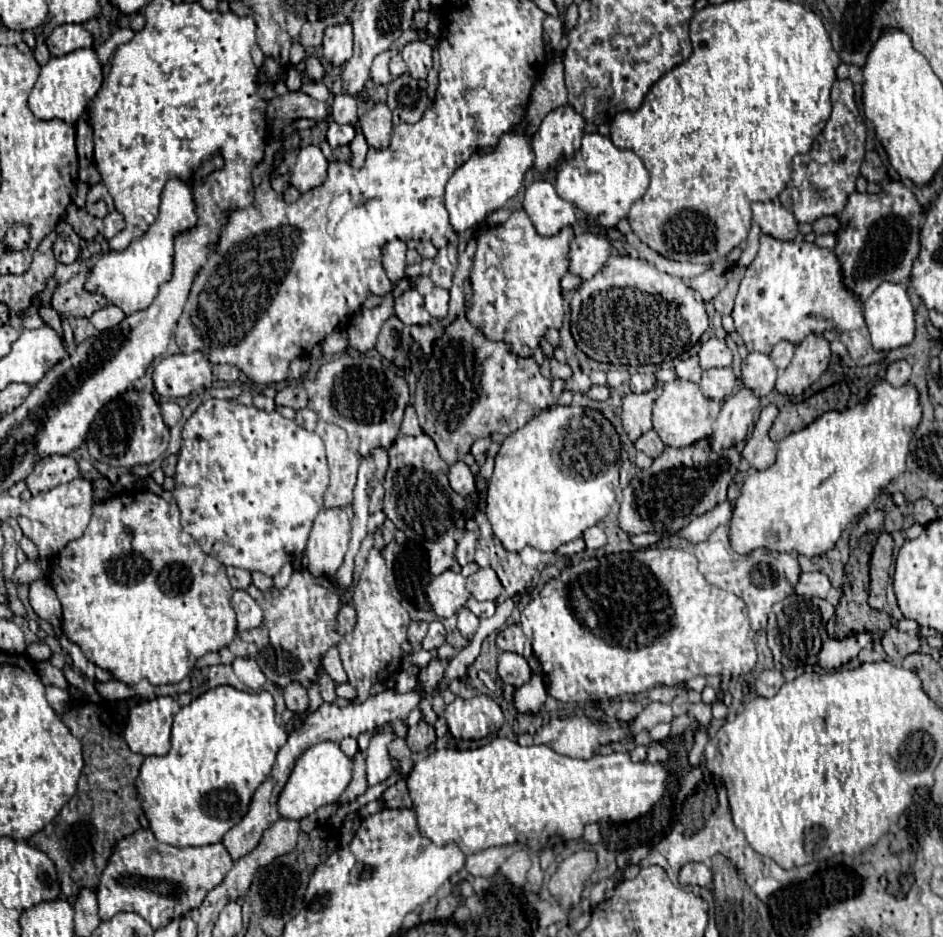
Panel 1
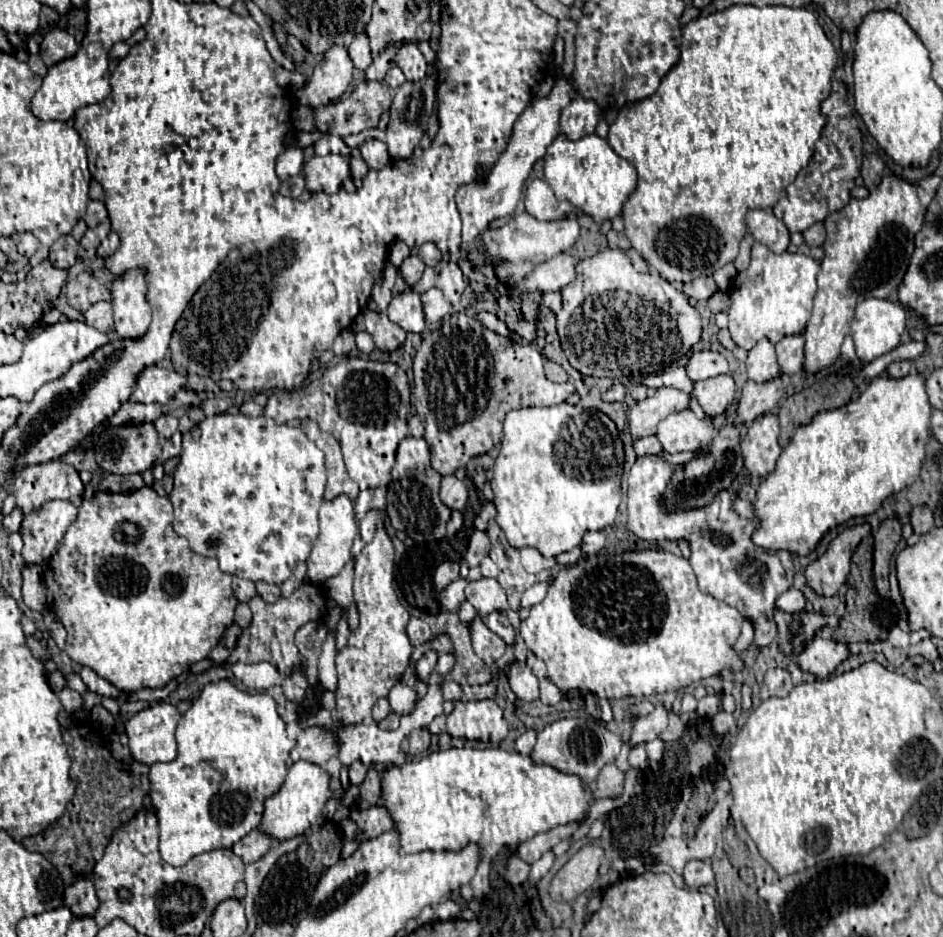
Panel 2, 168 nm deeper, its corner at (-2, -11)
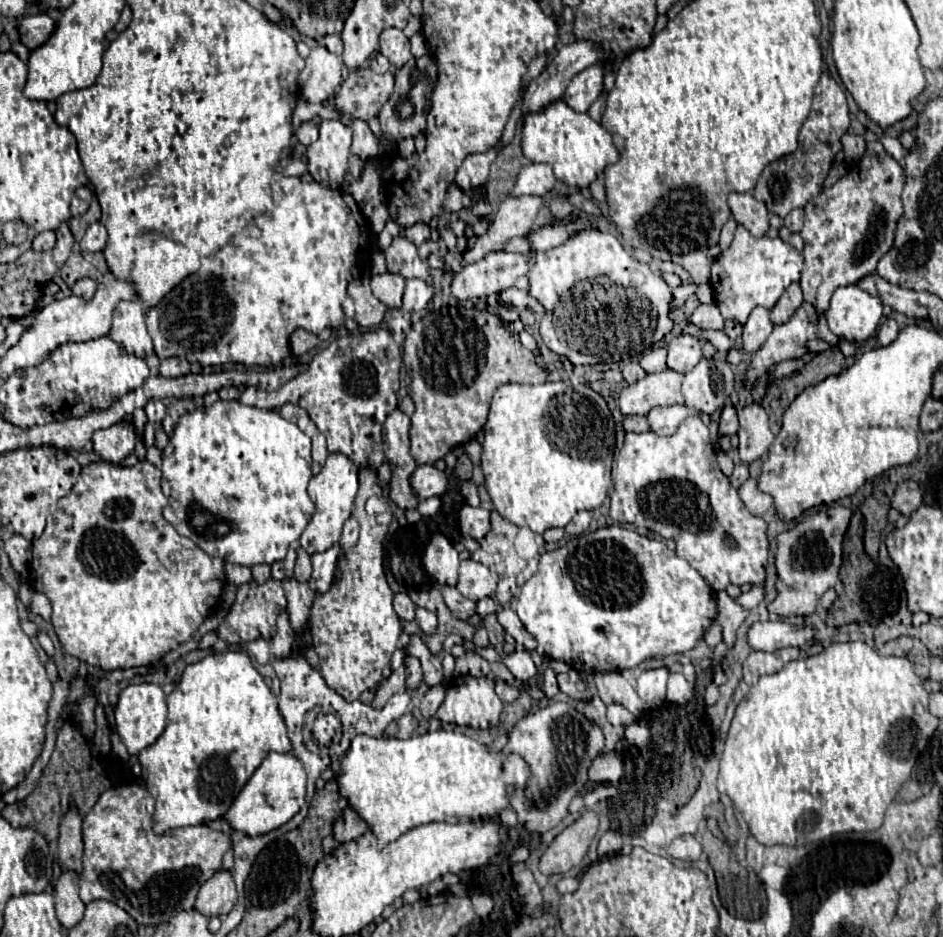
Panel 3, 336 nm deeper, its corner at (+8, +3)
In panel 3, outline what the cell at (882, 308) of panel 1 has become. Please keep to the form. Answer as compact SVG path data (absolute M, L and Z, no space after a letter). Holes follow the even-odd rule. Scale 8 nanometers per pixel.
M857 285L839 287L831 297L831 307L825 313L829 329L851 343L867 341L879 329L883 303Z

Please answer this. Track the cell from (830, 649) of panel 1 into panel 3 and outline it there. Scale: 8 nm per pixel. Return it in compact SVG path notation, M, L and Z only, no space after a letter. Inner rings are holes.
M785 621L755 623L749 629L749 645L755 651L779 651L785 647L805 647L815 639L815 629L809 625L791 625Z

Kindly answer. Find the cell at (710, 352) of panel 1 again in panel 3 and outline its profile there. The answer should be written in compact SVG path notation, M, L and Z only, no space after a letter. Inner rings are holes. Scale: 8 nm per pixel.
M679 335L669 343L667 365L673 371L691 371L703 359L703 343L691 335Z

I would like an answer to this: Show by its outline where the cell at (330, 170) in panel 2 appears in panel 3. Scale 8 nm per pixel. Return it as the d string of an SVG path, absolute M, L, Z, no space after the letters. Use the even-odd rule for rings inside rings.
M321 121L319 139L307 147L307 167L315 181L339 189L347 173L351 127L341 121Z

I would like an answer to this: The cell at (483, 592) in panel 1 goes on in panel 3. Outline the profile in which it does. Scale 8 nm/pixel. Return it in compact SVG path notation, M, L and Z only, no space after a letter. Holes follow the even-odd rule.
M473 559L461 561L457 591L463 597L471 601L481 601L485 597L491 597L495 593L495 587L497 587L497 575L489 567Z

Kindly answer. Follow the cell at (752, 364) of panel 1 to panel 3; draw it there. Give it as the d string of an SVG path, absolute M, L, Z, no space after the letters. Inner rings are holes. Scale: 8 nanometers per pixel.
M755 307L747 319L747 323L743 325L743 335L741 335L741 343L743 343L743 351L745 353L755 353L771 335L773 325L769 321L769 311L763 307Z

